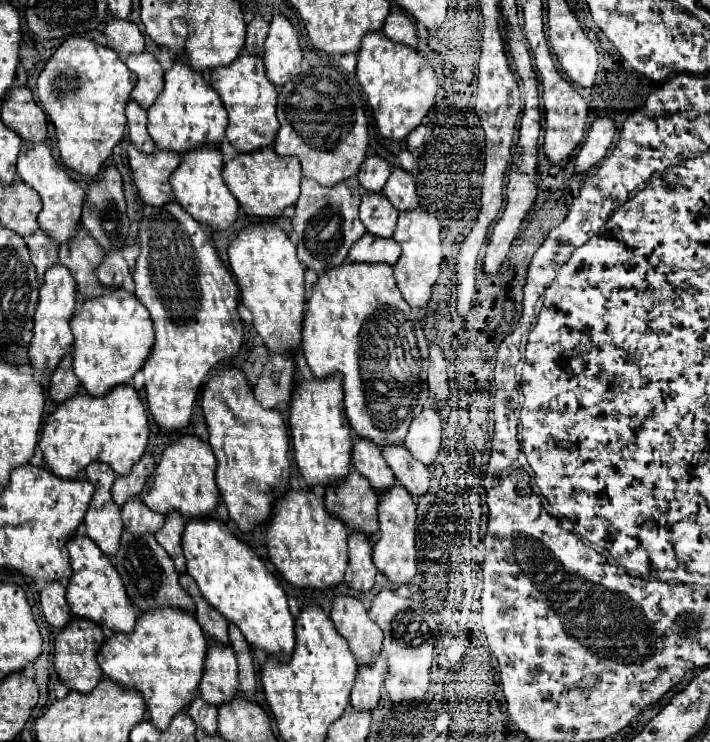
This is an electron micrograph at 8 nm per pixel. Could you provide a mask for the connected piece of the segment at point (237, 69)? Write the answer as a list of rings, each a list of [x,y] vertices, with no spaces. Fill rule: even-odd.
[[[242,53],[234,63],[228,67],[214,69],[210,73],[210,85],[220,95],[230,123],[226,129],[226,139],[236,147],[238,153],[252,153],[256,149],[270,147],[276,139],[278,119],[276,119],[276,103],[278,93],[276,87],[264,75],[264,63],[256,55]]]

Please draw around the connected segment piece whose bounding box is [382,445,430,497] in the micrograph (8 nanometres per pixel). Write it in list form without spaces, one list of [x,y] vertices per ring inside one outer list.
[[[398,445],[398,447],[384,447],[382,455],[384,455],[388,467],[392,469],[396,481],[400,485],[404,485],[404,489],[412,497],[426,495],[430,473],[420,461],[412,459],[408,449],[404,449],[402,445]]]

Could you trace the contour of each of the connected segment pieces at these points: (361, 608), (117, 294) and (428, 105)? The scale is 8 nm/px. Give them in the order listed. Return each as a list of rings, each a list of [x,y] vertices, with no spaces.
[[[336,597],[330,619],[336,631],[348,641],[360,665],[372,665],[382,649],[382,631],[370,621],[366,605],[356,597]]]
[[[104,289],[102,297],[84,301],[70,327],[74,333],[74,375],[92,397],[102,397],[118,385],[128,385],[134,373],[144,367],[154,343],[152,319],[146,307],[124,289]]]
[[[382,31],[370,33],[362,39],[356,75],[372,107],[376,127],[384,139],[390,139],[394,143],[406,141],[410,131],[422,125],[422,119],[434,107],[438,83],[430,61],[406,45],[392,43]]]

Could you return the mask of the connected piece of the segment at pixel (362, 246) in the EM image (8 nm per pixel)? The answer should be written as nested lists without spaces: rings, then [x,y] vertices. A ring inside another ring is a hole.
[[[366,233],[348,253],[348,261],[356,263],[388,263],[394,267],[396,259],[400,259],[400,245],[394,239],[378,239],[370,233]]]

